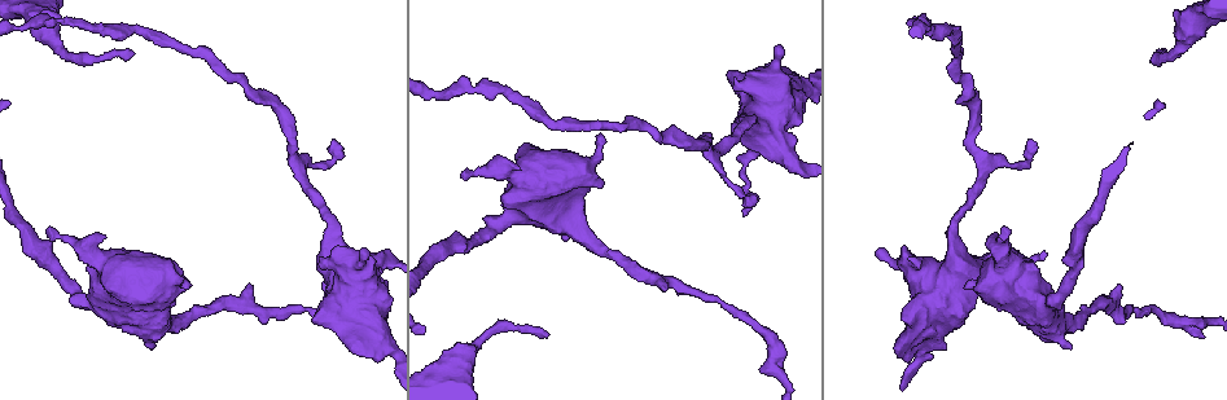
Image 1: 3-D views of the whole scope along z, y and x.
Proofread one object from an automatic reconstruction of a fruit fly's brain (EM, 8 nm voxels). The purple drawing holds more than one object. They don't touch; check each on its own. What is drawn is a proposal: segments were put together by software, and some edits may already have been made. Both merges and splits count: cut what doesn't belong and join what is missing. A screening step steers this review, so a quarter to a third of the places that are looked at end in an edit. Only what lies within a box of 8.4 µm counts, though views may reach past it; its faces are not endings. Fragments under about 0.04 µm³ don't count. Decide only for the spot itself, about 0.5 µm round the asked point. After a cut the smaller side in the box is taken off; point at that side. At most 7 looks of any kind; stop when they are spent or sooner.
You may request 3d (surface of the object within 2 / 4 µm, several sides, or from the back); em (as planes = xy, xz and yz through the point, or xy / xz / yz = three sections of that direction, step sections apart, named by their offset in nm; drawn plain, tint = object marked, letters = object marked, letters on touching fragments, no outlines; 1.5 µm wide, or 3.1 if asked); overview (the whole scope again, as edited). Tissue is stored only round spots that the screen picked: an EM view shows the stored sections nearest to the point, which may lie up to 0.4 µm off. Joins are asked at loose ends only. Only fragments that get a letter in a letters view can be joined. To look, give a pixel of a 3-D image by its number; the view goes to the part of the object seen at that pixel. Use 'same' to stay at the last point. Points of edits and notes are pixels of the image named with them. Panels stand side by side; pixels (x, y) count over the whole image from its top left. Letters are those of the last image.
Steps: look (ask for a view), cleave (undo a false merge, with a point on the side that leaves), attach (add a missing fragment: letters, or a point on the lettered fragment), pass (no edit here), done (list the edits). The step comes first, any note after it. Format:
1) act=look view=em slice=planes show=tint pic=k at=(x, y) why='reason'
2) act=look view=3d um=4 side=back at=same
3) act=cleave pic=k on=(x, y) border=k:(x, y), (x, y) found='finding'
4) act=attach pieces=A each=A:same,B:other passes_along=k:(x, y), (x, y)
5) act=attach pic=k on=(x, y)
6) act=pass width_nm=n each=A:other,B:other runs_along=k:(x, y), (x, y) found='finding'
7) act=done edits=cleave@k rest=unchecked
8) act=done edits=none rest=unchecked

act=look view=3d um=2 pic=1 at=(769, 64) why='branch stops here'

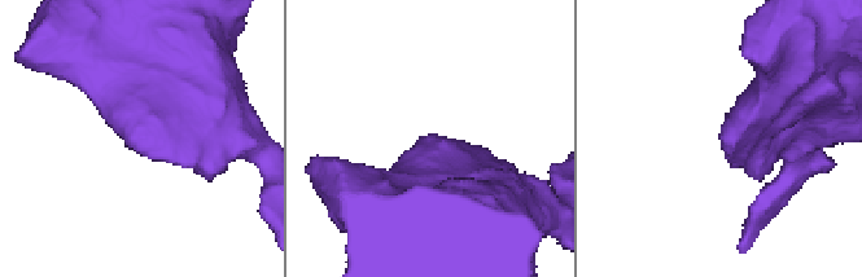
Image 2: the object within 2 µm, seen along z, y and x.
act=look view=em slice=yz step=8 show=plain pic=2 at=(440, 144)

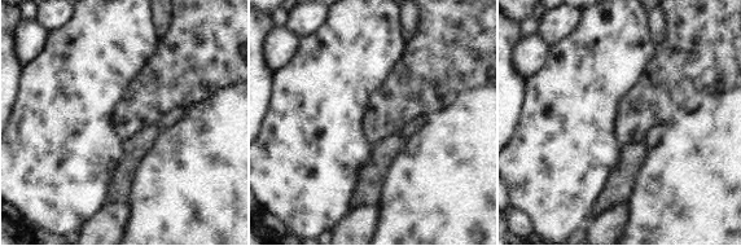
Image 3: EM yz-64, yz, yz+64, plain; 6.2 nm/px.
act=look view=em slice=yz step=8 show=letters at=same

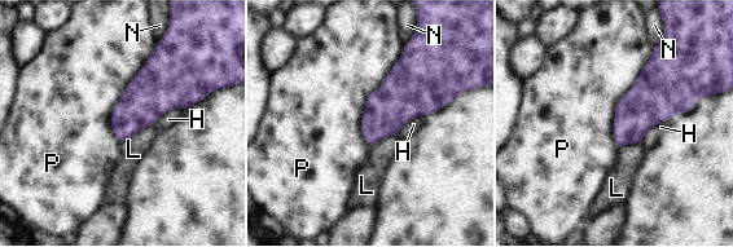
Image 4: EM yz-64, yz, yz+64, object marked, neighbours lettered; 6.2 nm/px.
act=pass width_nm=260 each=H:other,L:other,N:other,P:other border=4:(403, 45), (367, 97), (368, 146) found='no lettered fragment goes on from it'

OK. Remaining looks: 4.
act=look view=3d um=2 pic=1 at=(47, 229)

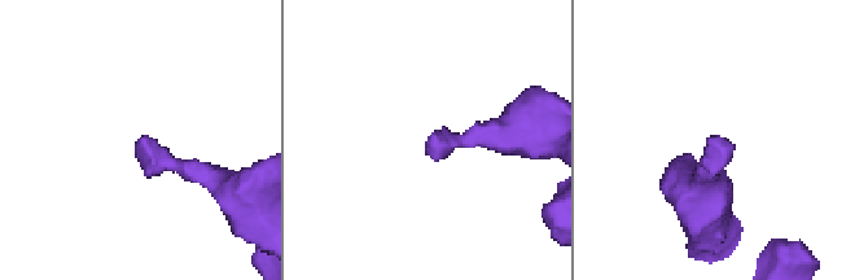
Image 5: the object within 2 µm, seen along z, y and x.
act=look view=em slice=planes show=plain pic=5 at=(734, 145) why='shape alone is not enough'

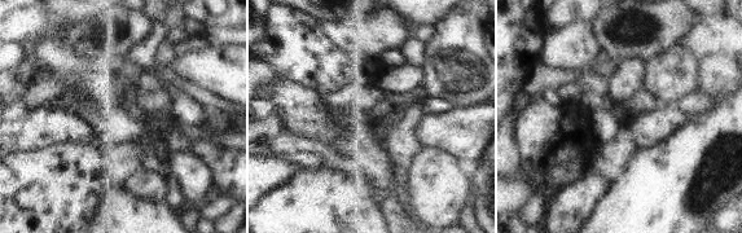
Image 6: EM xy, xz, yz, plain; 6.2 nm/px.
act=look view=em slice=planes show=letters at=same why='see the neighbours'

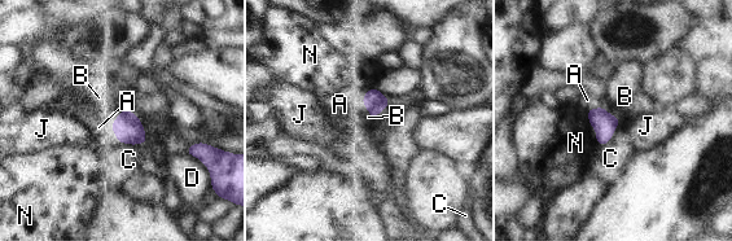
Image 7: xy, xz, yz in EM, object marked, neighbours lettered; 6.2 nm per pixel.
act=attach pieces=A width_nm=140 each=A:same,B:other,C:other,D:other,J:other,N:other passes_along=7:(604, 123), (594, 109), (587, 100) found='it goes on there'

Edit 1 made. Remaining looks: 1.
act=done edits=attach@7 rest=unchecked

